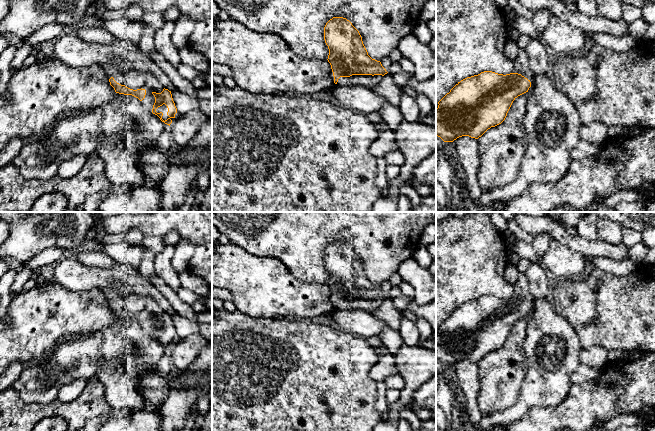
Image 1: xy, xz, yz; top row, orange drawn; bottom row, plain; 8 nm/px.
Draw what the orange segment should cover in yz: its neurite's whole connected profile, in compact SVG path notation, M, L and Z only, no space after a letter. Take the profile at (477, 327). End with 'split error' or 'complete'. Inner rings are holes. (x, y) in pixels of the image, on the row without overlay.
M519 273L510 298L484 295L458 306L439 326L436 333L436 359L444 366L453 366L459 361L478 363L488 353L501 348L513 327L533 309L534 299L529 292L525 273Z | split error

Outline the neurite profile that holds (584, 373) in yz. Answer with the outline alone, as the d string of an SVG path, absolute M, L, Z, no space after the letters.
M580 364L577 370L571 374L571 384L582 384L596 378L600 374L601 370L593 367L589 367Z

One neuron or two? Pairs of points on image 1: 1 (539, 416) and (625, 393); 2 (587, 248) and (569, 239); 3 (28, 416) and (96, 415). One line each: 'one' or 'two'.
1: one
2: one
3: one

